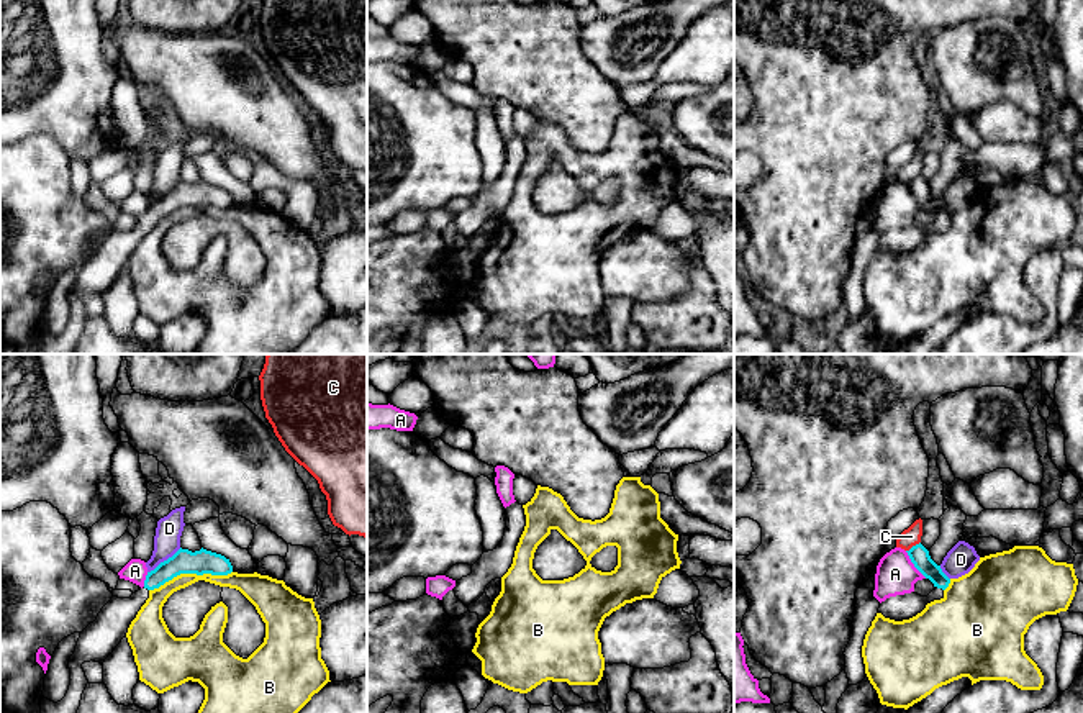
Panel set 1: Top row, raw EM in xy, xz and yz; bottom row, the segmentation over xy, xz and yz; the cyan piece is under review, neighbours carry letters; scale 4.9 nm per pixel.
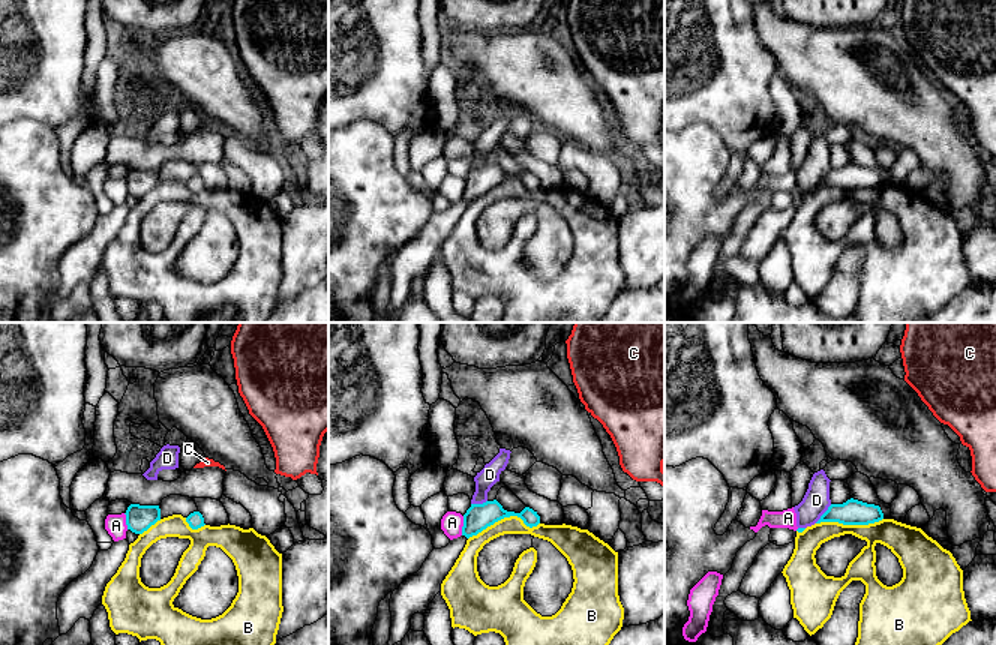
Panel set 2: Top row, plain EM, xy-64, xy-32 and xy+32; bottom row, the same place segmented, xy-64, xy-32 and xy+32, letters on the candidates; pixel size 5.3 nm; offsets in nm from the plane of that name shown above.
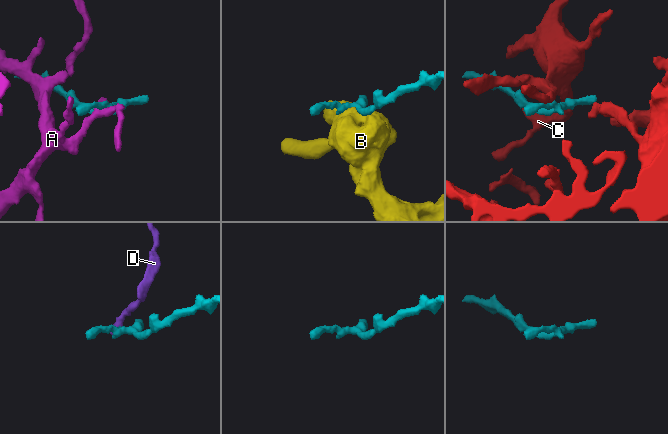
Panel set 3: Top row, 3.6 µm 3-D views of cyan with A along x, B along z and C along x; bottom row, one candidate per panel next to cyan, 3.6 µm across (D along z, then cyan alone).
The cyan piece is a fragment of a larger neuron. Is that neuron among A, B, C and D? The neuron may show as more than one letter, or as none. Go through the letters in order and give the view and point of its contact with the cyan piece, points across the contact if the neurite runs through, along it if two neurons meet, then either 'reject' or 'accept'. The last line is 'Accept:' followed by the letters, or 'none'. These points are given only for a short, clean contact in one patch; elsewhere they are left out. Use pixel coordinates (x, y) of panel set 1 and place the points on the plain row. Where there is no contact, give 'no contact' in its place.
A: yz (913, 195) | along yz (905, 184), (926, 210) | reject
B: xy (190, 205) | reject
C: yz (913, 179) | along yz (919, 174), (906, 184) | reject
D: xy (164, 194) | along xy (181, 181), (148, 205) | reject
Accept: none

